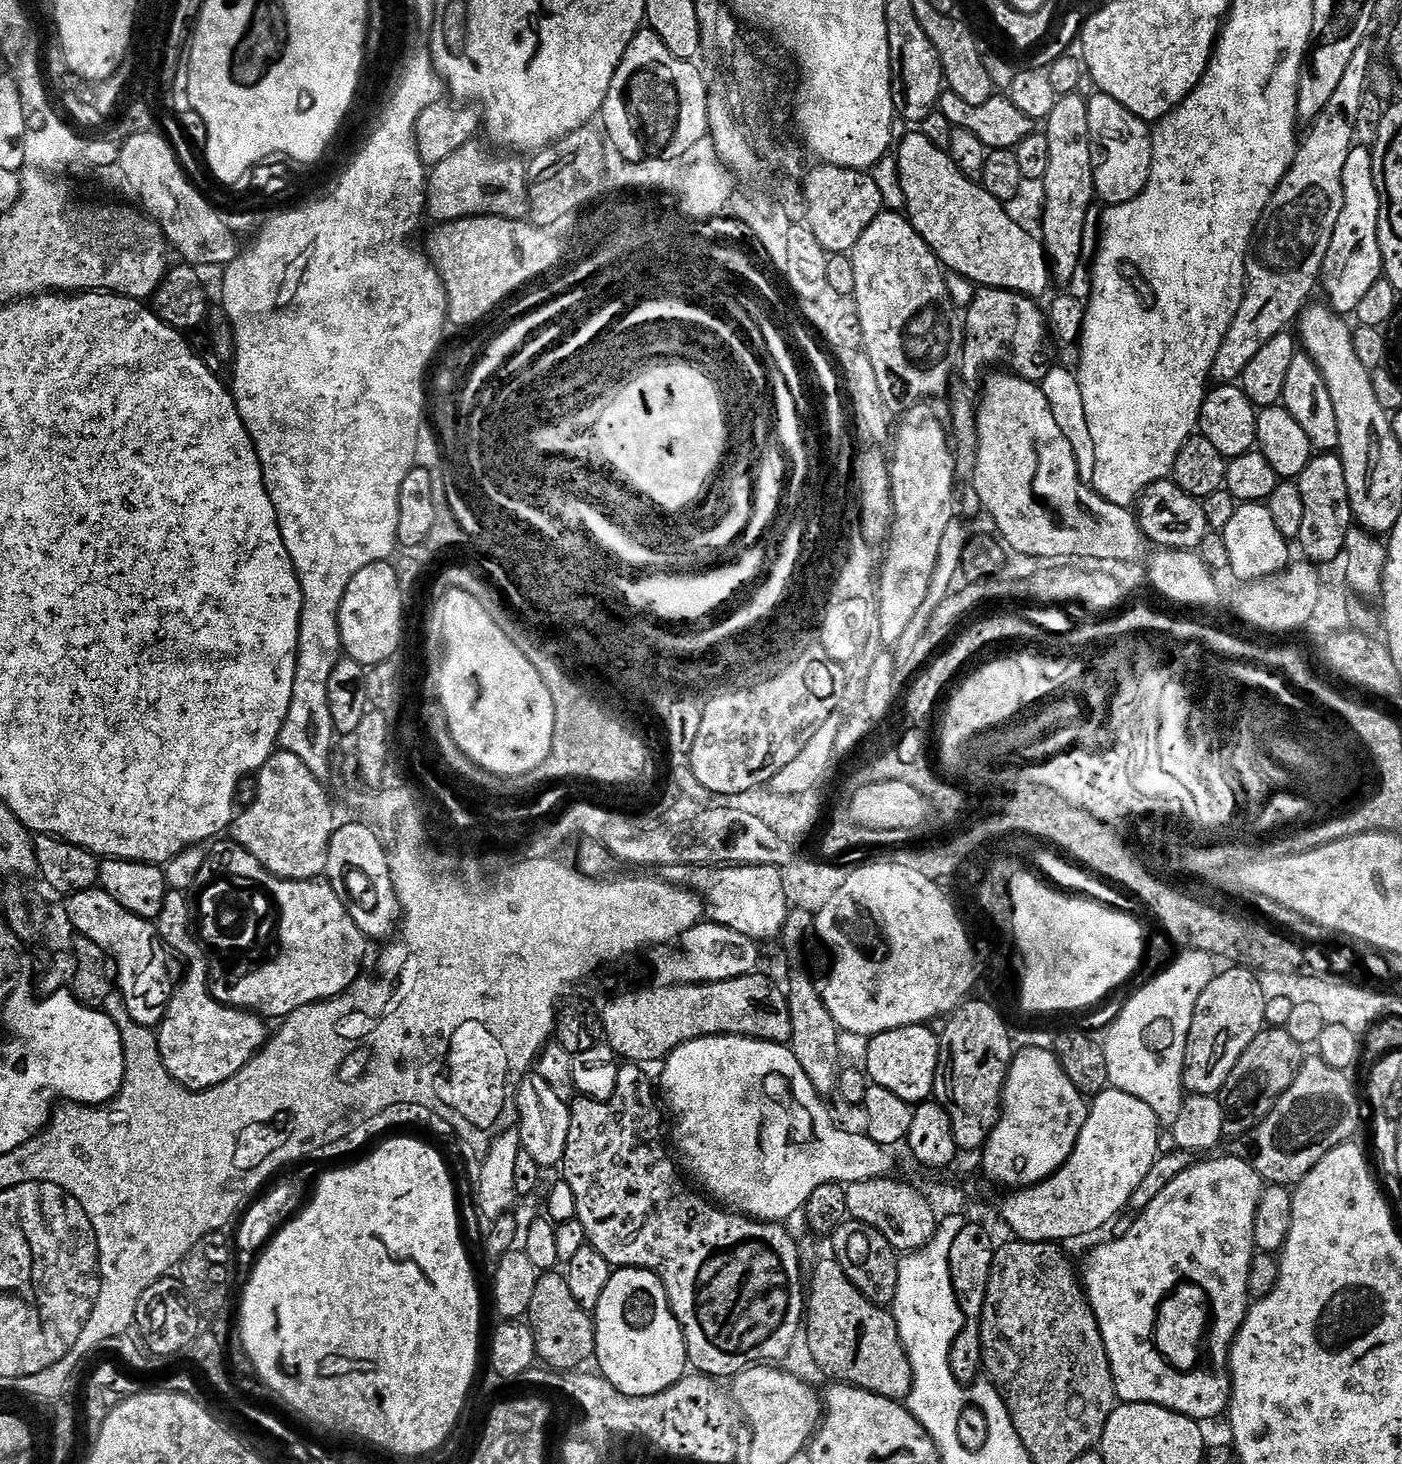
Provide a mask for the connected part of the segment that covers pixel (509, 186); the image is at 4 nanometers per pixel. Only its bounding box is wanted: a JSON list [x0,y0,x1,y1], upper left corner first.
[426,142,528,224]

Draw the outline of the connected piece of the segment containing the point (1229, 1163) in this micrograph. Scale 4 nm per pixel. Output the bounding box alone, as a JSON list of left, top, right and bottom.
[1078,1154,1266,1422]

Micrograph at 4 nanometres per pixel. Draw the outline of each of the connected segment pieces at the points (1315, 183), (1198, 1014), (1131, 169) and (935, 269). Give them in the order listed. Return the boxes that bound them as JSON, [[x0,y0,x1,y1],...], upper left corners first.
[[1211,62,1370,385],[1184,966,1269,1096],[1087,92,1152,207],[850,210,964,397]]

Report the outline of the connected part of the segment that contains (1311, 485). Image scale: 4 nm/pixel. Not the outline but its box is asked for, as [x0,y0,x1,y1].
[1298,454,1354,566]

